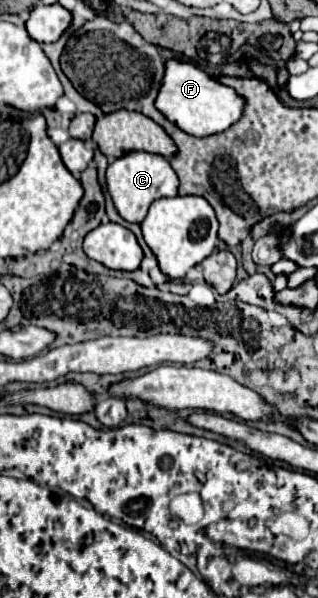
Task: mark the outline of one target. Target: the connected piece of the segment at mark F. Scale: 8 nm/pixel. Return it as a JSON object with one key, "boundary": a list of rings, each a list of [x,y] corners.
{"boundary":[[[165,59],[165,73],[161,79],[159,93],[155,97],[155,107],[181,131],[193,137],[209,137],[223,133],[243,117],[245,105],[245,97],[241,97],[233,87],[209,77],[197,65],[181,59]]]}

